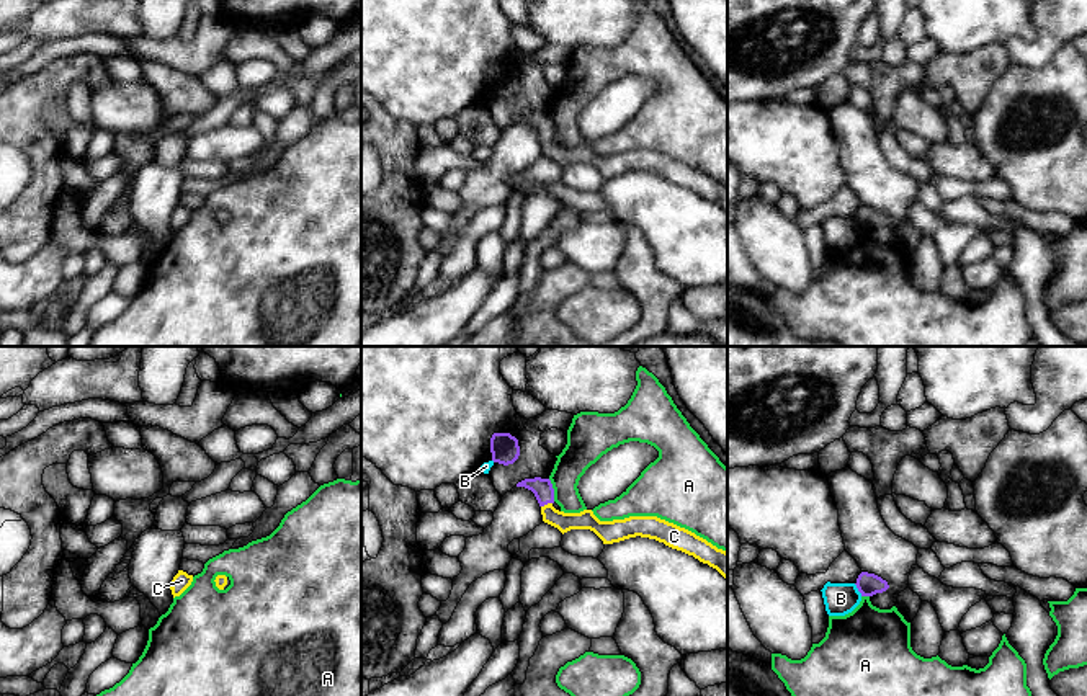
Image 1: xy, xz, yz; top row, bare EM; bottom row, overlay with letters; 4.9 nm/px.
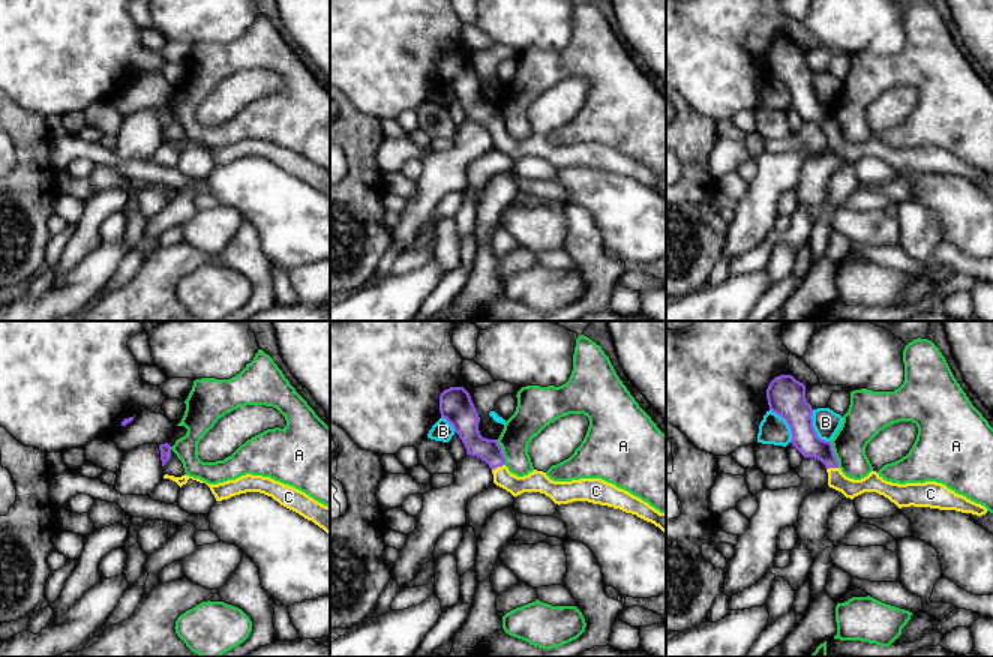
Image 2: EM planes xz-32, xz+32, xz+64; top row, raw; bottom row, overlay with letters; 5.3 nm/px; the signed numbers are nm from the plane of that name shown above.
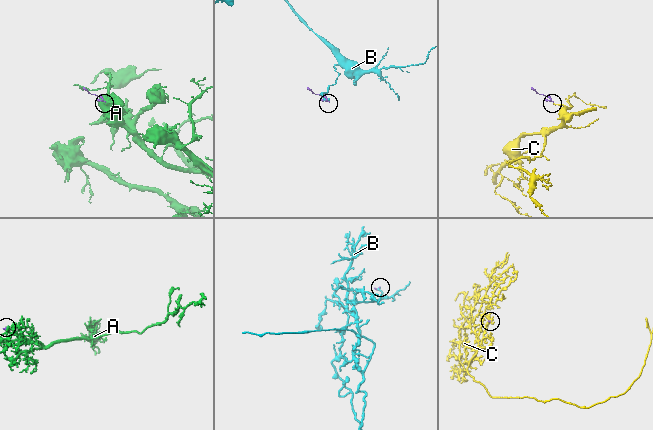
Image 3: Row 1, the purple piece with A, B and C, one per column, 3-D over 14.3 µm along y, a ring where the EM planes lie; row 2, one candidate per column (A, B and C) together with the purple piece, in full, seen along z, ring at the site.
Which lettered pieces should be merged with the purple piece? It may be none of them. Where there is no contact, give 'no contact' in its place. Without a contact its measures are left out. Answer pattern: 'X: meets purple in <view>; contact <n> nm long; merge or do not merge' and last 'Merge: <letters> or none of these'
A: meets purple in xz; contact 120 nm long; do not merge
B: meets purple in yz; contact 80 nm long; do not merge
C: meets purple in xz; contact 60 nm long; merge
Merge: C

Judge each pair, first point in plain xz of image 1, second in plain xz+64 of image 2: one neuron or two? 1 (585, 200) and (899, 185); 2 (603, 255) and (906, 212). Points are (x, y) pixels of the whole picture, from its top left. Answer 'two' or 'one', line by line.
1: one
2: two

